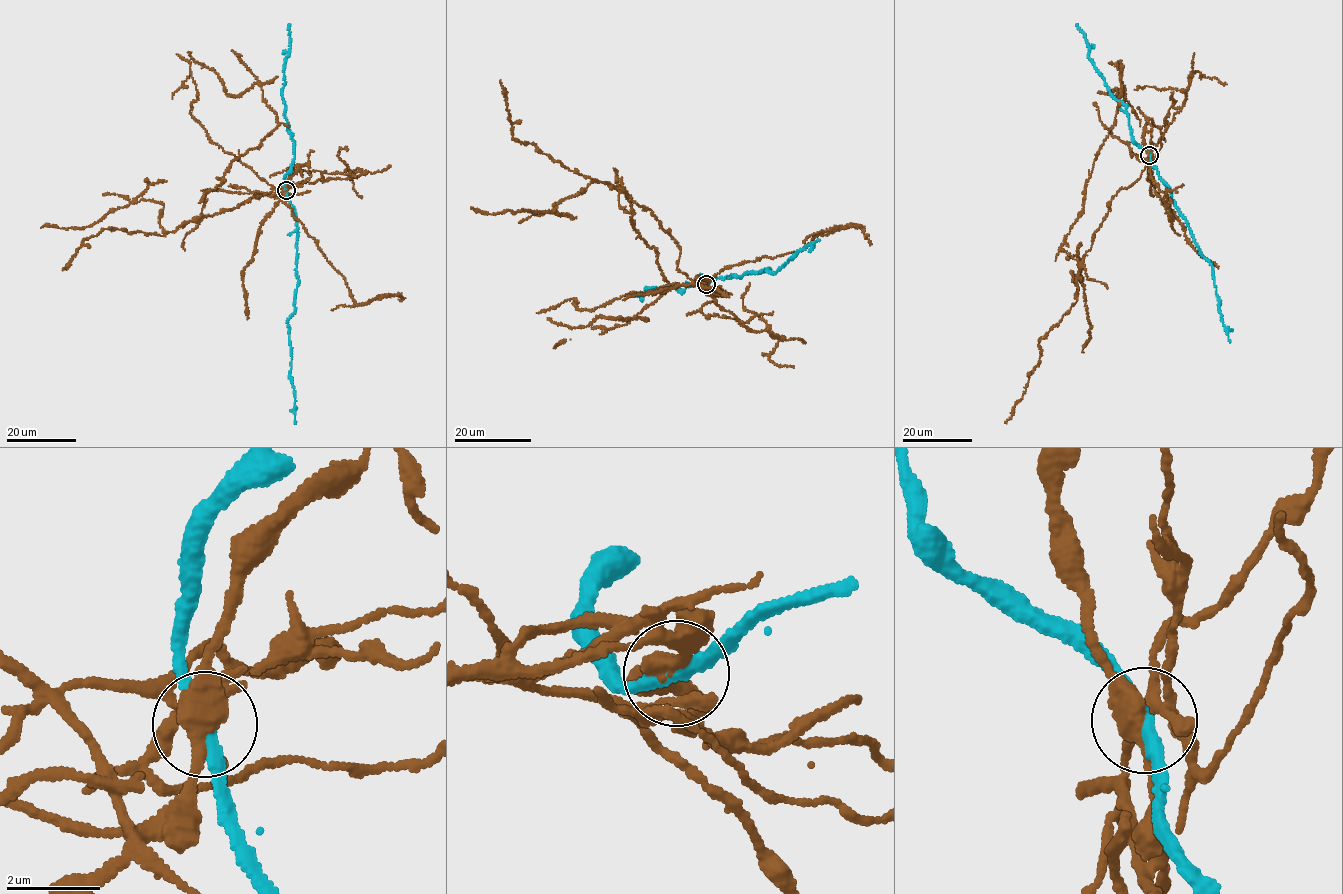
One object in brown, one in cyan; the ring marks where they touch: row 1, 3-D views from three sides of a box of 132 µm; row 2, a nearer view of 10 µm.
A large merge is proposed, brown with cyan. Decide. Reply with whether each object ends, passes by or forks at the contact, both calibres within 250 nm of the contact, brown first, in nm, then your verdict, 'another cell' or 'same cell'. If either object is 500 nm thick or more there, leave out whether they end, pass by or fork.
brown forks; cyan passes by; calibres 360 and 260 nm; another cell

